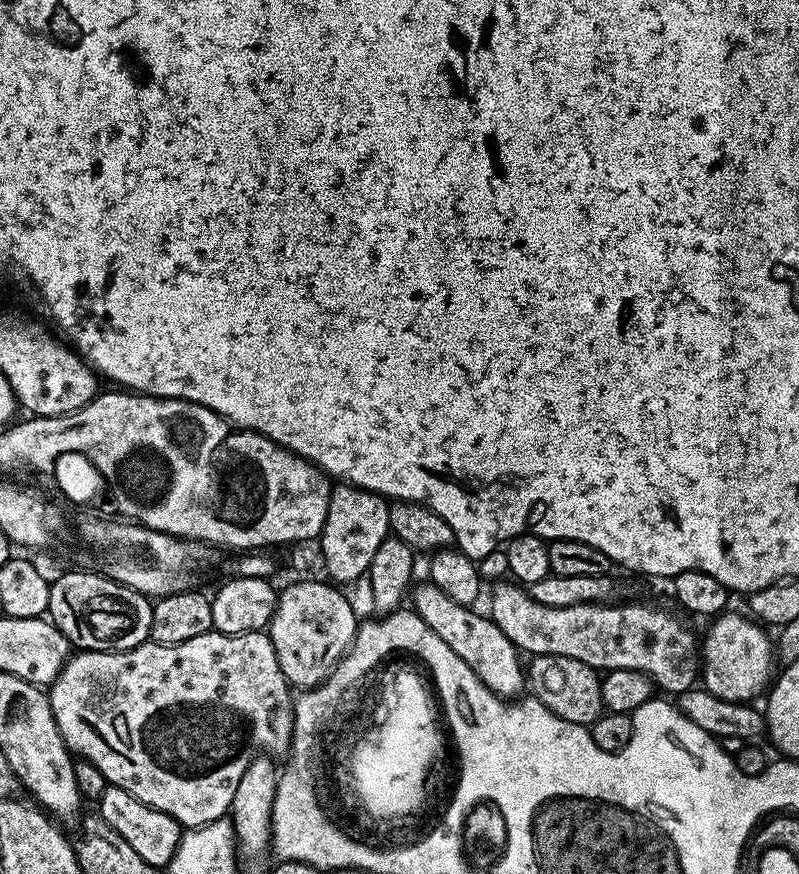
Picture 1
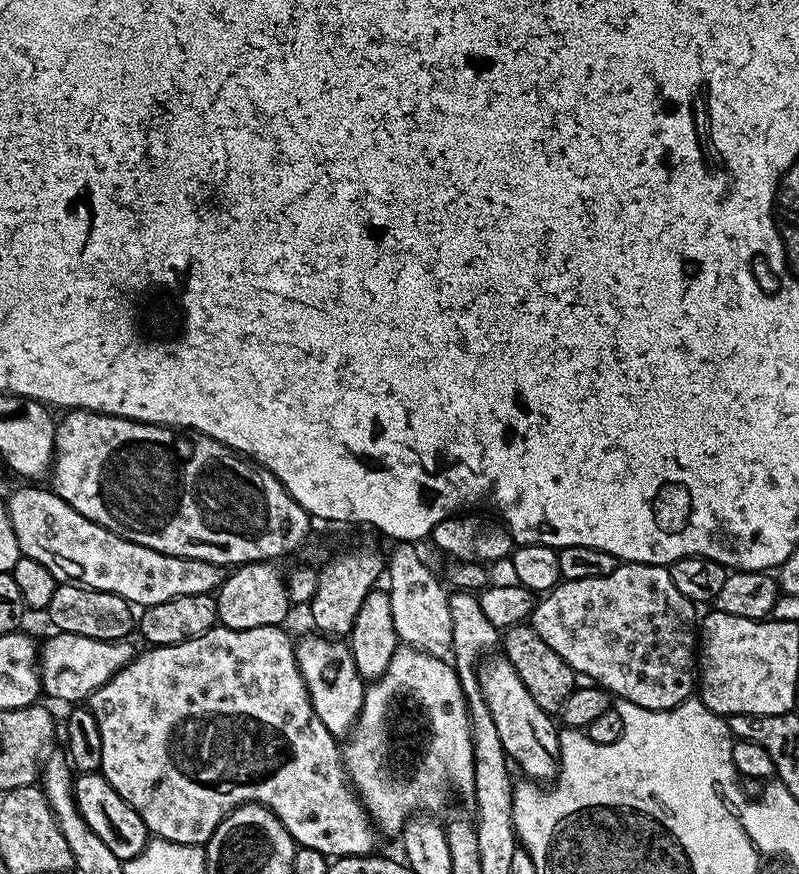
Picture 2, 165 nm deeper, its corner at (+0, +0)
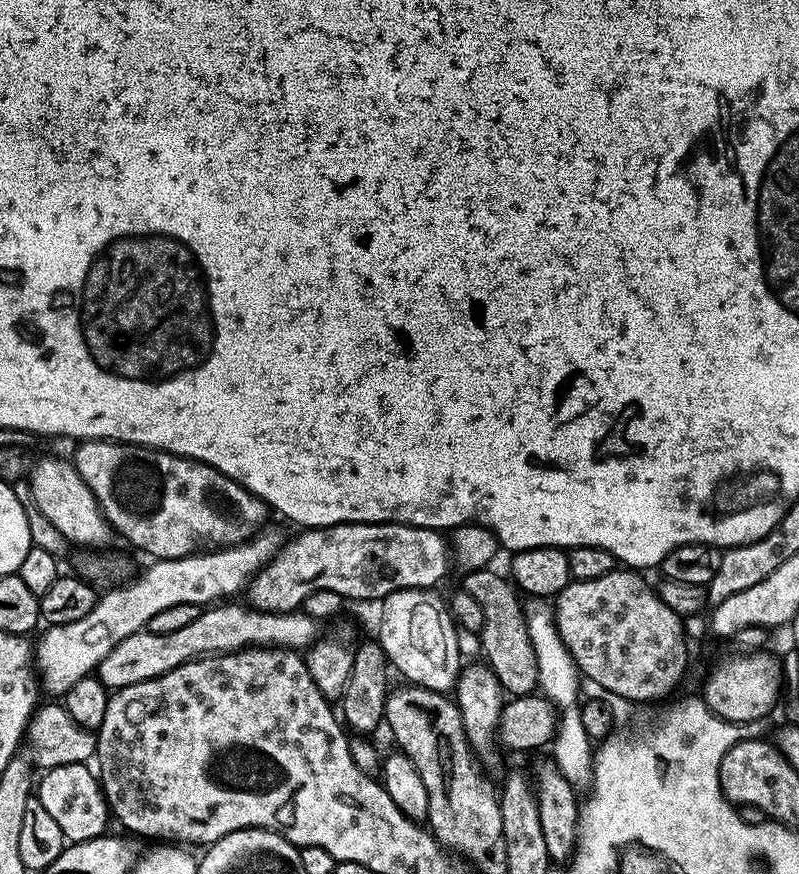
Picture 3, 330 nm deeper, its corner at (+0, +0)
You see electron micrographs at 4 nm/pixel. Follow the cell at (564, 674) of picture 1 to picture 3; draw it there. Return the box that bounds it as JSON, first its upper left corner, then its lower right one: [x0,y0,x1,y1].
[462,566,538,697]

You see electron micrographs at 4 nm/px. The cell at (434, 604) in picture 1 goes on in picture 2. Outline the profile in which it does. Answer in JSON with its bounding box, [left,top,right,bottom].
[478,654,560,781]

